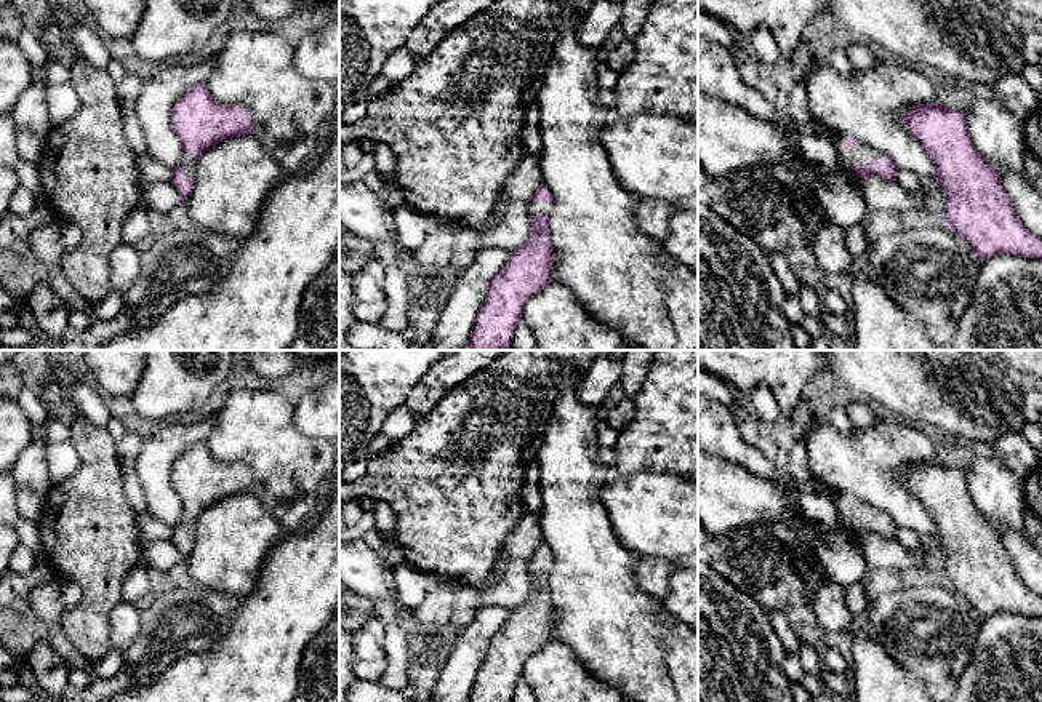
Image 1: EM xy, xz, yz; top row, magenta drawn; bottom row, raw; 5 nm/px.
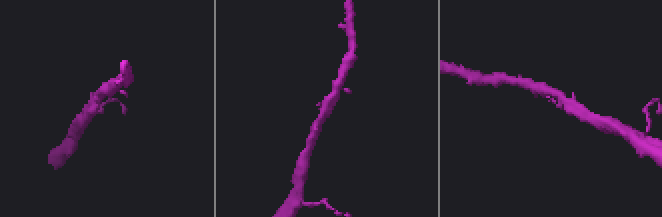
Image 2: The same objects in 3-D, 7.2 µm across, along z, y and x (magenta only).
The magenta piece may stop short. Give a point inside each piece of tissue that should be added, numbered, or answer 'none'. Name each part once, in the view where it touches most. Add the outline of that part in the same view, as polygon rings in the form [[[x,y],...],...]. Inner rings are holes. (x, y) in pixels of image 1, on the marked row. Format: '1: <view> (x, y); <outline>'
1: yz (860, 151); [[[836,134],[832,144],[840,160],[840,170],[852,173],[852,163],[856,160],[863,170],[868,168],[868,157],[871,155],[877,162],[884,162],[884,152],[869,147],[868,144],[858,141],[850,144],[848,149],[844,149],[844,142],[853,138],[852,134]],[[852,173],[853,174],[853,173]]]

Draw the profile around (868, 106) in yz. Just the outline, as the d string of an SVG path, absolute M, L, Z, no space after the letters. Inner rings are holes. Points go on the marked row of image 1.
M879 58L869 70L844 77L813 61L802 82L812 115L837 134L852 134L885 152L898 168L920 179L935 174L932 157L900 122L912 106L941 102L932 82L912 66Z

